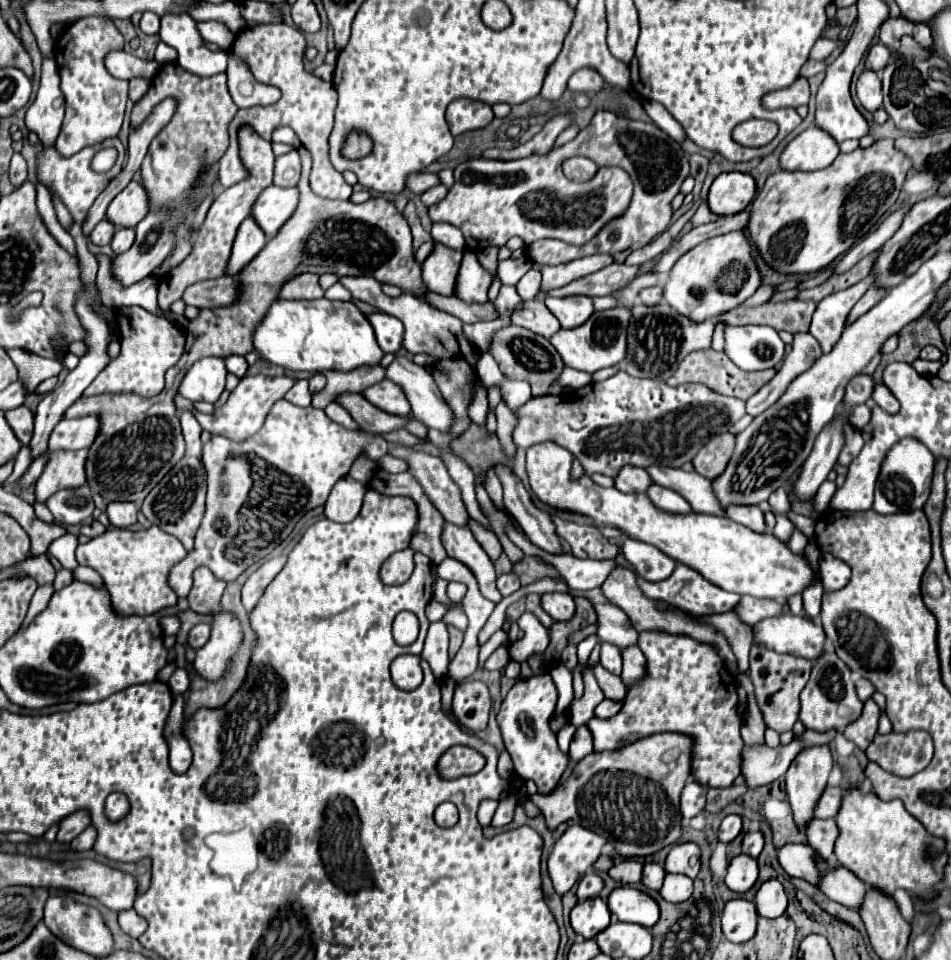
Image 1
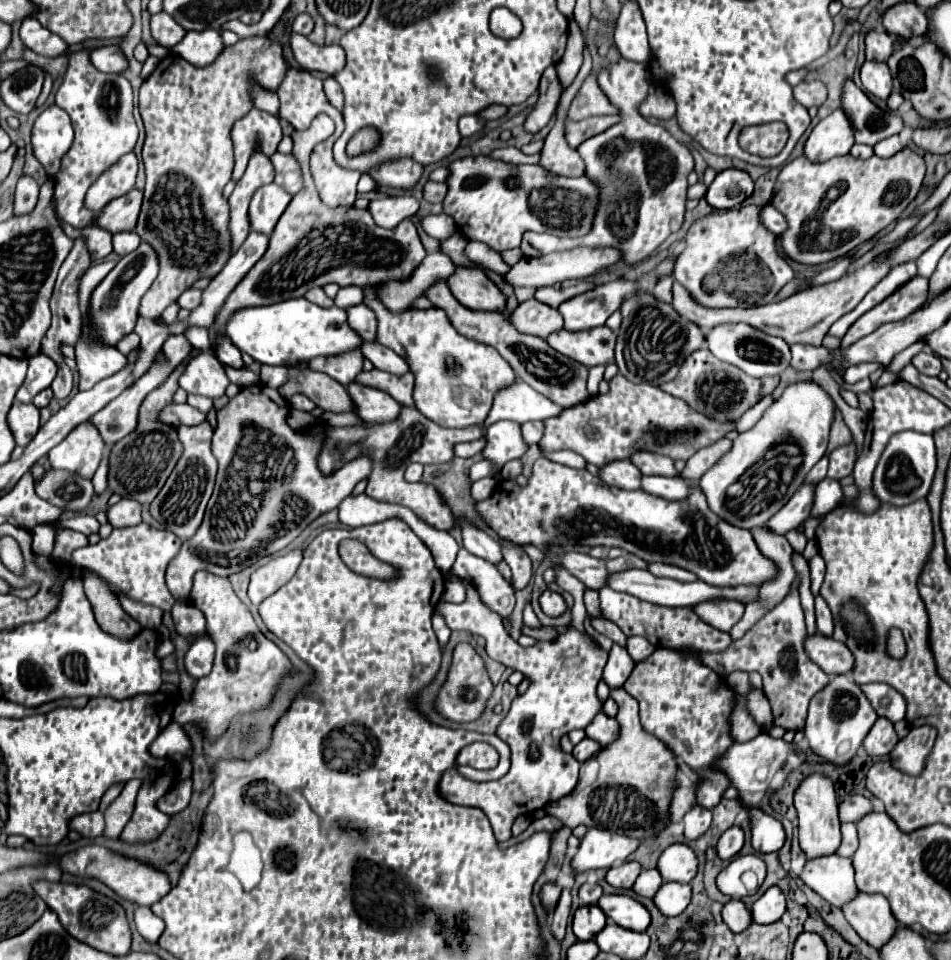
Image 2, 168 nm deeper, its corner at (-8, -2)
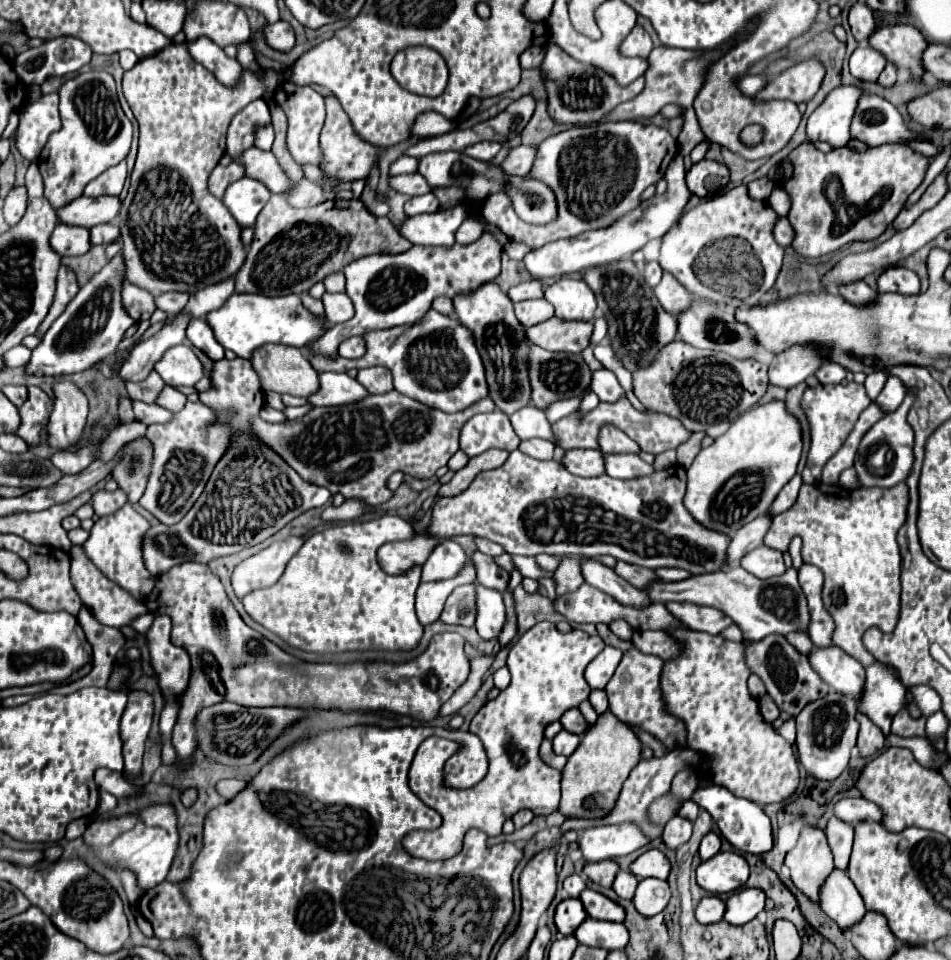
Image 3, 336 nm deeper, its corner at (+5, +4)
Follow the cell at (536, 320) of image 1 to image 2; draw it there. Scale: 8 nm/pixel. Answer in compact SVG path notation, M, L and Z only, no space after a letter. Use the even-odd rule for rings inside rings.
M536 298L520 302L514 312L508 310L500 312L516 330L524 334L532 334L538 338L548 338L552 332L562 330L562 316L556 308L550 308Z

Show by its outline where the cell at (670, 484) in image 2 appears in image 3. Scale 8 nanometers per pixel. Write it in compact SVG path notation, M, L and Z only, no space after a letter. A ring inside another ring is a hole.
M603 454L605 460L605 472L611 478L637 478L637 476L647 476L653 472L653 466L643 462L637 454Z

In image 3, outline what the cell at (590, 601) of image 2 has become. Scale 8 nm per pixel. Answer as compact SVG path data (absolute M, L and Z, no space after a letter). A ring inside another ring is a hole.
M575 558L561 560L557 570L553 572L553 580L555 580L555 590L559 596L565 592L577 590L585 582L583 574L581 574L581 562Z

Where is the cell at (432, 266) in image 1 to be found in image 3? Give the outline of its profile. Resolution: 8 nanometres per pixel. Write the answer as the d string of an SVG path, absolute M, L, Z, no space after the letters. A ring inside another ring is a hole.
M485 284L485 288L479 288L477 292L473 292L473 296L457 296L453 304L455 304L455 316L461 320L461 324L465 324L473 332L477 350L485 366L489 398L507 416L529 406L531 402L529 346L531 344L525 336L525 328L519 324L519 320L513 314L513 302L501 292L497 284Z

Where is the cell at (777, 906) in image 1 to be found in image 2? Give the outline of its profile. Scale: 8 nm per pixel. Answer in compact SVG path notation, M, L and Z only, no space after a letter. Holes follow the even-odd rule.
M778 886L768 888L754 904L752 904L752 920L758 924L772 924L782 918L786 912L786 898Z

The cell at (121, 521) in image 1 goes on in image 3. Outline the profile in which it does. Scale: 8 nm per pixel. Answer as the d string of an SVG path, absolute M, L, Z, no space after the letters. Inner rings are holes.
M121 488L109 492L109 490L97 490L91 498L93 502L93 510L97 516L109 516L113 512L117 512L125 502L127 502L127 496Z

